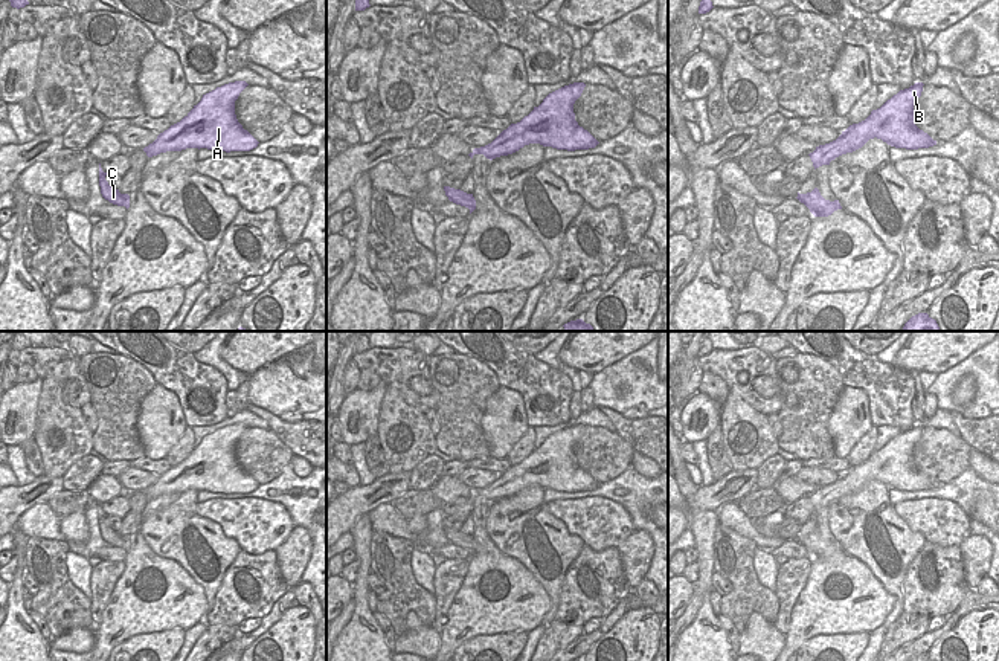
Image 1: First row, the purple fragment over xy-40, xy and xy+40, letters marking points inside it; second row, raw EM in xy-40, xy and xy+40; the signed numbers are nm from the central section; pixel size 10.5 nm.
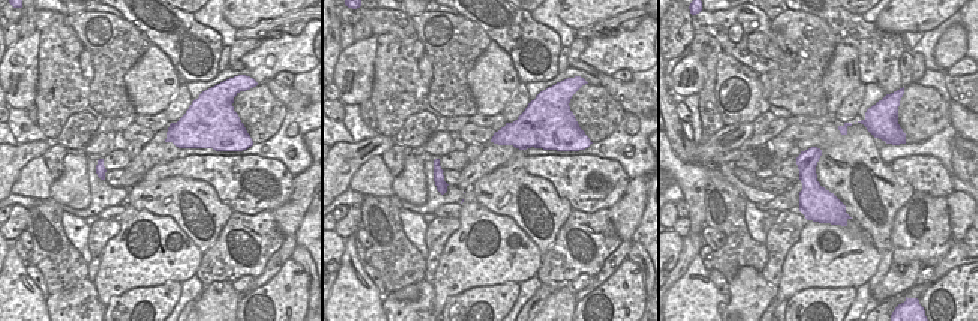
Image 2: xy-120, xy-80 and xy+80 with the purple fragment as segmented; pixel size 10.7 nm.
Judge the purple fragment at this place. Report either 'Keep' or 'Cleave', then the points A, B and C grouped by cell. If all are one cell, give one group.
Keep. Groups: A B C.

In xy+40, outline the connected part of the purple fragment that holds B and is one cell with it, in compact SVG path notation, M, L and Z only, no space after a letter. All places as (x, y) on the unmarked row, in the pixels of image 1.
M915 424L909 430L900 432L880 450L859 464L850 467L842 476L825 487L816 488L810 495L814 511L830 507L836 499L862 490L869 481L882 481L891 488L918 492L936 487L927 475L914 464L914 447L921 438L923 424Z

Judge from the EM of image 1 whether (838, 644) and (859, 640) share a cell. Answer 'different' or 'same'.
same

